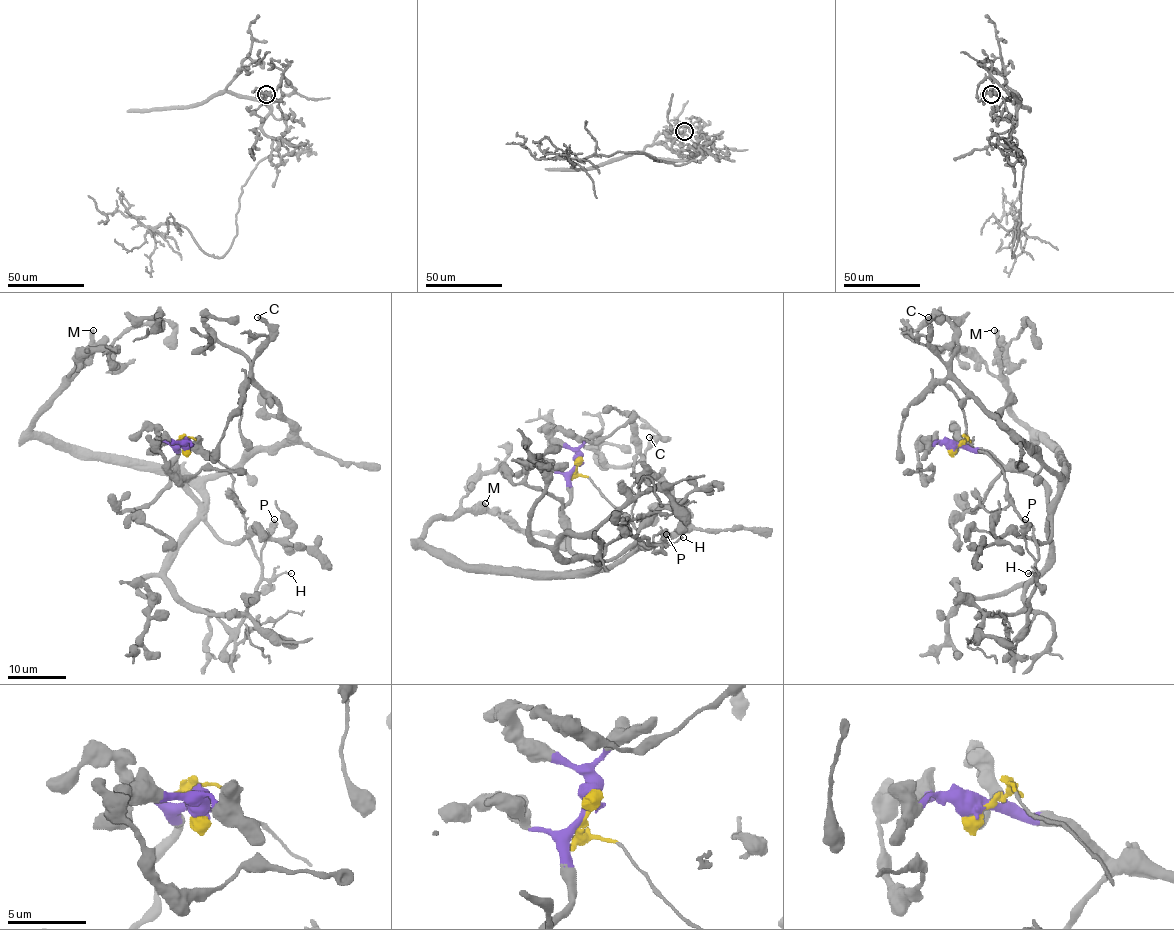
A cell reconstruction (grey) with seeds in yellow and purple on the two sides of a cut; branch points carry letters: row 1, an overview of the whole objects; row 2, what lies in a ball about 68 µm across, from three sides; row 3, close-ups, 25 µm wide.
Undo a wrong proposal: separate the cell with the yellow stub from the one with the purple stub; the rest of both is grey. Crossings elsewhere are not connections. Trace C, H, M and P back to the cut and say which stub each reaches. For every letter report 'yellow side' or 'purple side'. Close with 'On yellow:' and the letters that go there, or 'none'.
C: purple side
H: yellow side
M: purple side
P: yellow side
On yellow: H, P

